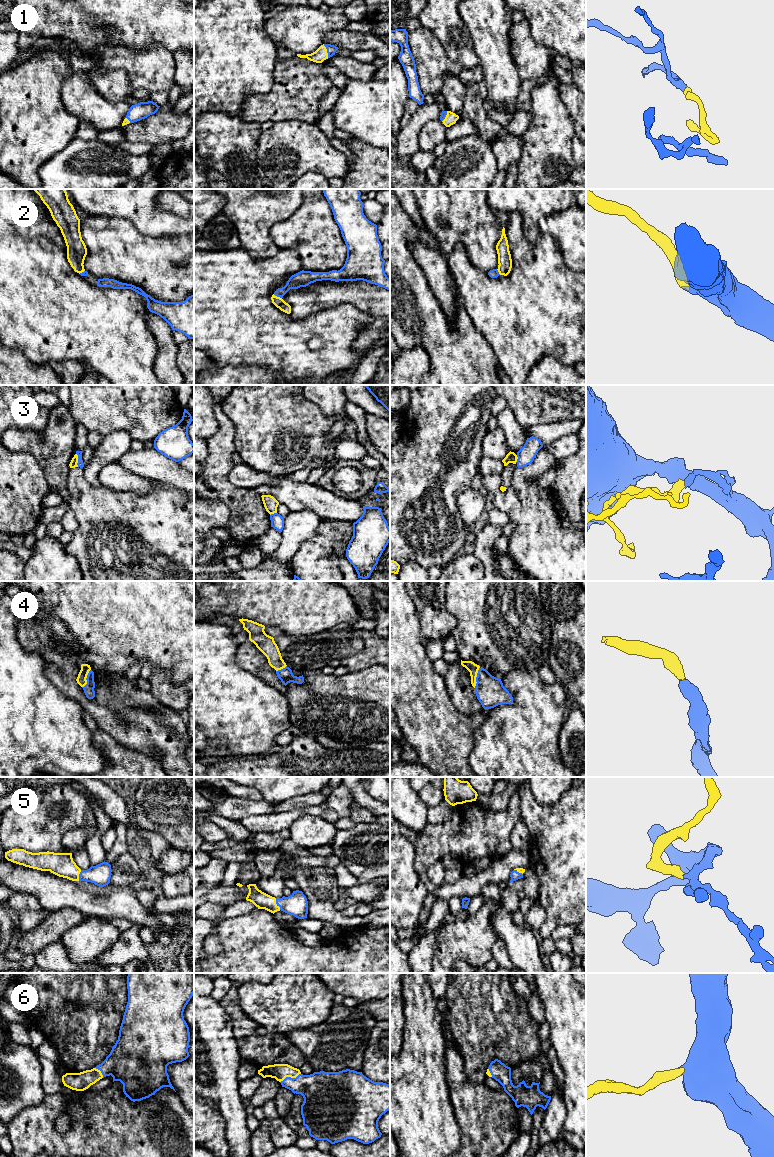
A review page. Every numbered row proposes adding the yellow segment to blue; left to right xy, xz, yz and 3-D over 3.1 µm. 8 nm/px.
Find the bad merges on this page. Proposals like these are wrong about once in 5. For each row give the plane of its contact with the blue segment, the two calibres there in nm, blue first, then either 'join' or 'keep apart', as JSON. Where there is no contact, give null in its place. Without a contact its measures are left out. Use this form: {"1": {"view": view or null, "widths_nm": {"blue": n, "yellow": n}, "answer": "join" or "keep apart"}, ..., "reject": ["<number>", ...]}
{"1": {"view": "xz", "widths_nm": {"blue": 80, "yellow": 100}, "answer": "join"}, "2": {"view": "xz", "widths_nm": {"blue": 130, "yellow": 80}, "answer": "join"}, "3": {"view": "xy", "widths_nm": {"blue": 50, "yellow": 60}, "answer": "keep apart"}, "4": {"view": "yz", "widths_nm": {"blue": 240, "yellow": 90}, "answer": "join"}, "5": {"view": "xz", "widths_nm": {"blue": 180, "yellow": 130}, "answer": "join"}, "6": {"view": "xz", "widths_nm": {"blue": 280, "yellow": 130}, "answer": "join"}, "reject": ["3"]}

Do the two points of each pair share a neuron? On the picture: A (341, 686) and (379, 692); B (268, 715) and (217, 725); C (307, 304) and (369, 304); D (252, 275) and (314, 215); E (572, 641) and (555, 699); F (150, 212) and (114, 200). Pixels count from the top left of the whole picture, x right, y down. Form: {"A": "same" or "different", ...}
{"A": "same", "B": "same", "C": "same", "D": "different", "E": "different", "F": "same"}

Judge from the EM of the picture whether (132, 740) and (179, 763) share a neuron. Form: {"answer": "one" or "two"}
{"answer": "one"}

